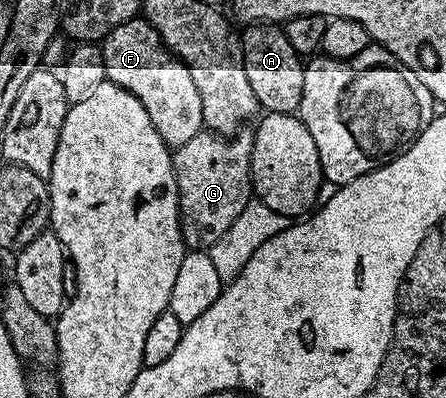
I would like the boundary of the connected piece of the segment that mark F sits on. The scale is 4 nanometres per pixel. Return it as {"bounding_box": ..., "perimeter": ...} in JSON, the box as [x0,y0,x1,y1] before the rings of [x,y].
{"bounding_box":[102,16,205,148],"perimeter":[[[137,16],[126,24],[118,24],[118,28],[114,28],[102,39],[102,49],[107,81],[126,88],[126,92],[142,100],[142,108],[146,108],[150,116],[150,124],[154,124],[158,136],[162,136],[162,140],[169,148],[186,144],[186,140],[191,140],[205,129],[202,120],[202,100],[198,97],[198,88],[194,88],[194,80],[190,77],[190,72],[183,62],[177,60],[165,49],[158,32],[154,32],[154,28],[150,23],[145,22],[143,17]]]}

